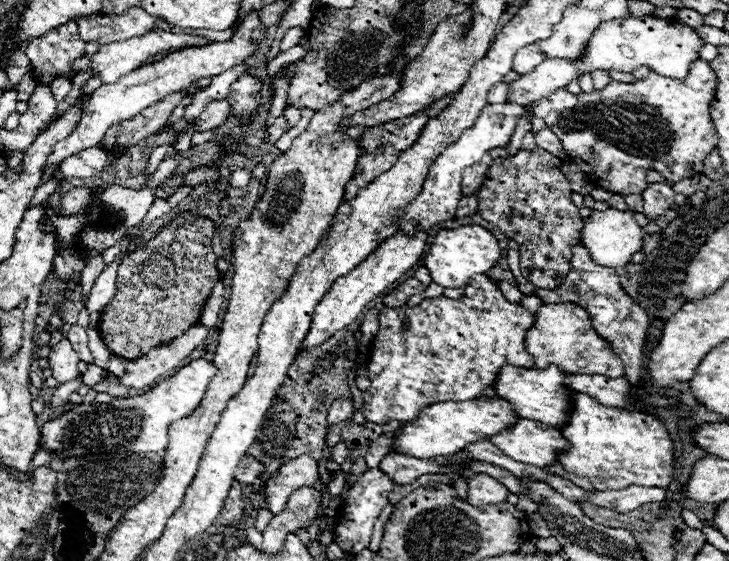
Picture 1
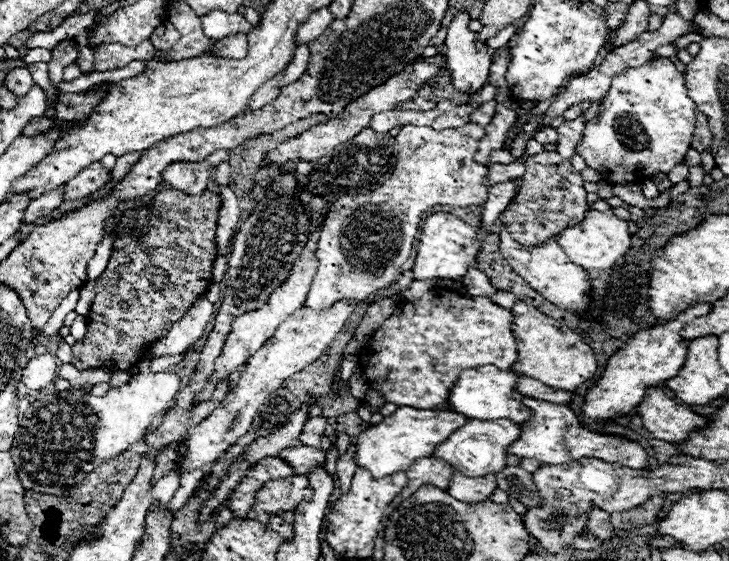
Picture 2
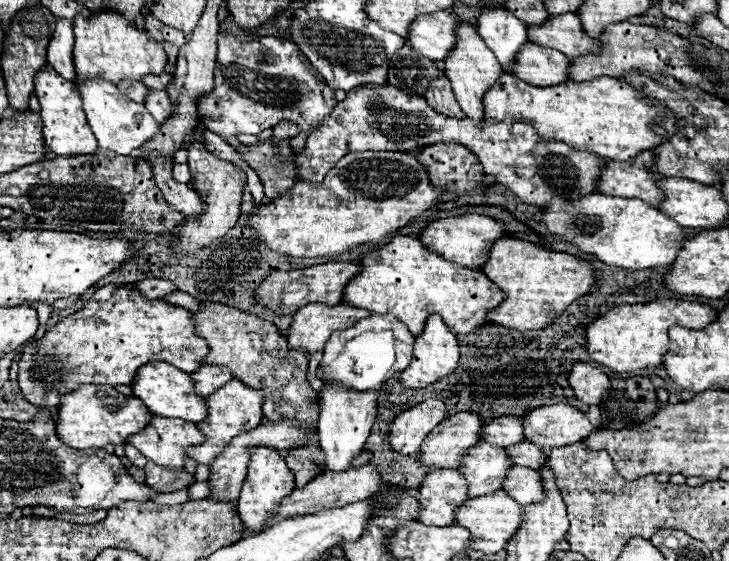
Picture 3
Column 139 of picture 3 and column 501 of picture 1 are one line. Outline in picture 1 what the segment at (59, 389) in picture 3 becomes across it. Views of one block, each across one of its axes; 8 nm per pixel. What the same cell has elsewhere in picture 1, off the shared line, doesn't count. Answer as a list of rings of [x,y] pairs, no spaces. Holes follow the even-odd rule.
[[[474,276],[466,286],[466,294],[458,300],[438,296],[424,298],[418,306],[402,308],[382,308],[380,310],[380,330],[372,340],[372,354],[368,362],[370,388],[364,392],[364,418],[376,424],[388,424],[392,420],[412,422],[420,410],[436,402],[462,402],[476,398],[482,390],[494,386],[500,368],[520,366],[534,368],[534,358],[524,346],[526,332],[534,326],[536,316],[522,308],[520,304],[508,302],[498,284],[488,276]]]

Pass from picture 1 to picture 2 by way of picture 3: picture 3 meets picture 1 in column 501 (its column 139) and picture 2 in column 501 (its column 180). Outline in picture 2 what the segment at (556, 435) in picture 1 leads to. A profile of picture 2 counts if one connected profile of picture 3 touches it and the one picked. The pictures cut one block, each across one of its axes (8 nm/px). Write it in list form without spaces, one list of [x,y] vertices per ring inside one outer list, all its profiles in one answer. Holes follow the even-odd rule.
[[[470,420],[458,432],[452,432],[438,448],[434,450],[434,458],[448,462],[454,470],[466,476],[486,476],[500,472],[506,460],[506,448],[516,442],[520,436],[520,426],[510,424],[510,420]]]

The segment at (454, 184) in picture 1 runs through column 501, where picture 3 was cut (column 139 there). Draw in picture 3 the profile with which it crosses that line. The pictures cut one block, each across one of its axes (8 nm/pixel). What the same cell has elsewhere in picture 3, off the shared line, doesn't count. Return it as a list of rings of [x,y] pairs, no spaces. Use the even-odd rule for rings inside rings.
[[[76,80],[76,86],[80,88],[82,94],[88,124],[92,126],[92,132],[102,150],[112,150],[116,154],[130,156],[132,150],[140,148],[144,142],[152,140],[158,134],[160,122],[152,118],[146,106],[128,100],[114,84],[108,84],[104,80],[86,80],[84,84],[80,84]]]

